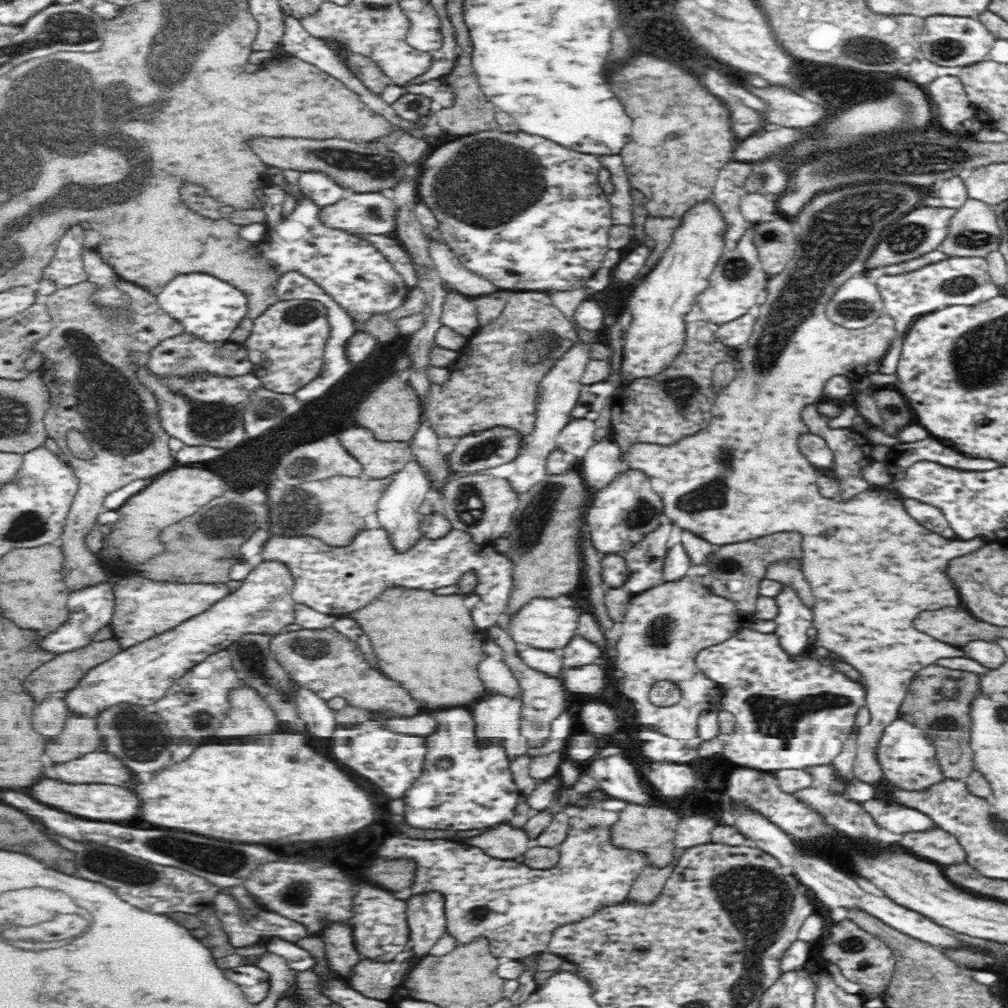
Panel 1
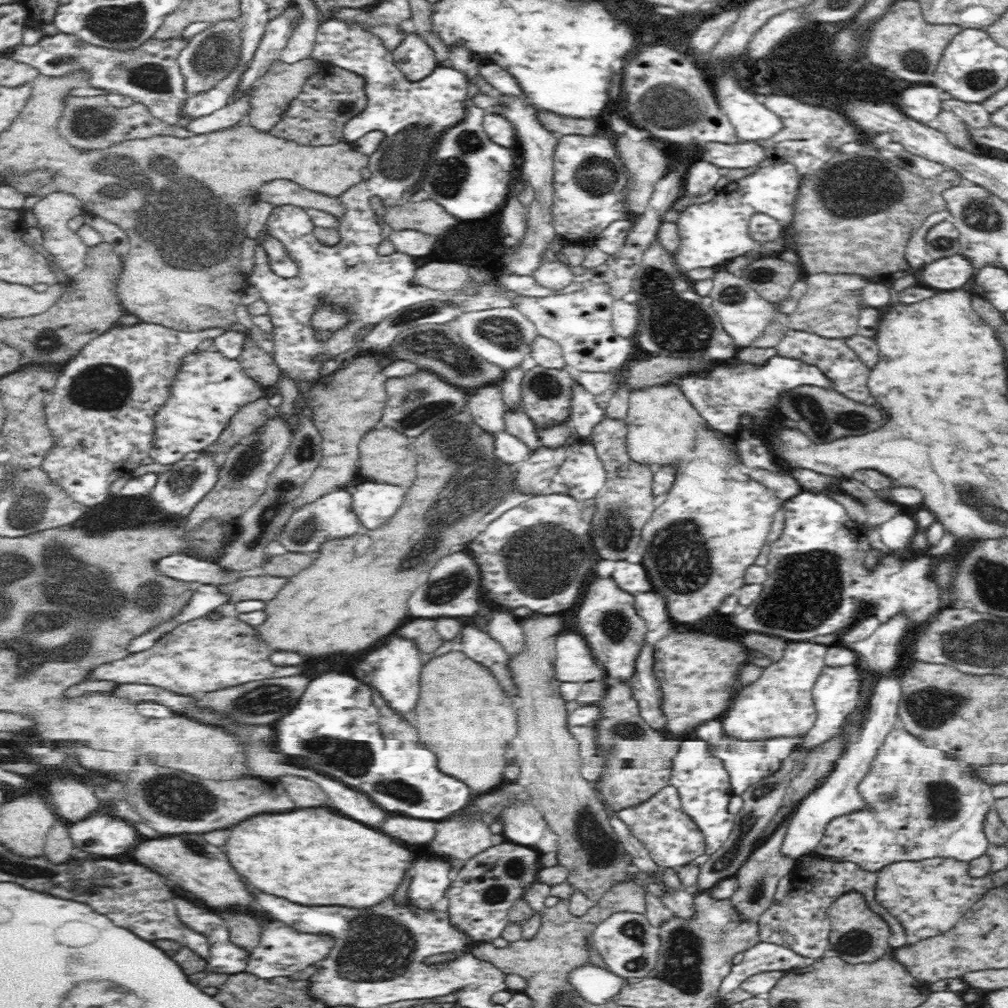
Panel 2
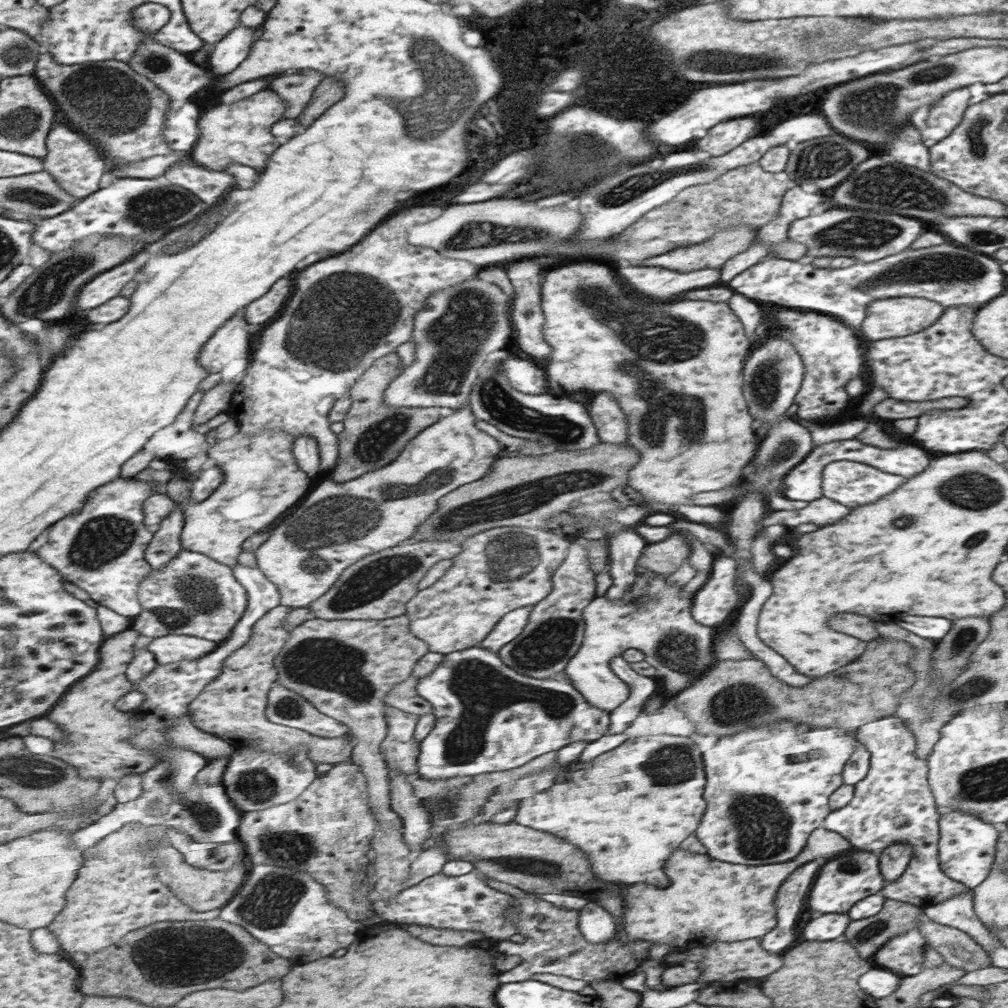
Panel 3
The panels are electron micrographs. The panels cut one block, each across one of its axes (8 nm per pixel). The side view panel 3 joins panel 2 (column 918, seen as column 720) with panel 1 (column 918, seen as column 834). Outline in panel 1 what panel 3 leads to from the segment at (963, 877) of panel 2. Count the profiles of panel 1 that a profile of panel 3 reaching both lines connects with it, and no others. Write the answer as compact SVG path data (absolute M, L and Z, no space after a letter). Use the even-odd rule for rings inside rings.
M936 827L926 832L907 832L903 834L900 845L922 859L939 866L957 865L965 862L966 853L956 838L945 830Z

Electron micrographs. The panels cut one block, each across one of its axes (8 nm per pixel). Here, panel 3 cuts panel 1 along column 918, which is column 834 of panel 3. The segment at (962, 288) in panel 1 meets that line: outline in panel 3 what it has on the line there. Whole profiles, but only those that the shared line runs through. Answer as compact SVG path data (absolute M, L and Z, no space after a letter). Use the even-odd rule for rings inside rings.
M947 241L937 246L919 248L919 250L902 250L901 252L887 256L869 264L853 264L847 268L813 268L811 264L799 264L793 260L785 260L777 257L765 255L759 264L753 264L733 277L731 282L727 282L727 287L734 293L746 296L747 298L763 303L779 304L787 308L805 308L805 310L815 310L815 312L825 312L835 320L841 321L849 328L858 328L867 314L868 303L873 300L895 297L925 298L940 304L944 309L953 306L968 306L979 310L980 307L987 306L992 299L995 299L1006 286L1003 286L1005 274L1001 272L999 264L987 255L975 254L973 250L957 248L957 244Z

